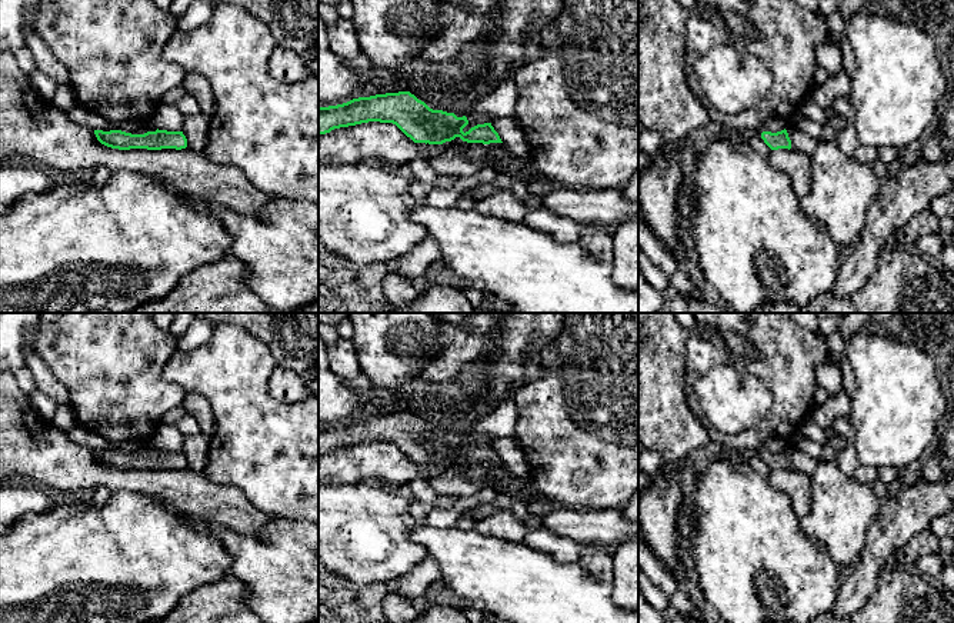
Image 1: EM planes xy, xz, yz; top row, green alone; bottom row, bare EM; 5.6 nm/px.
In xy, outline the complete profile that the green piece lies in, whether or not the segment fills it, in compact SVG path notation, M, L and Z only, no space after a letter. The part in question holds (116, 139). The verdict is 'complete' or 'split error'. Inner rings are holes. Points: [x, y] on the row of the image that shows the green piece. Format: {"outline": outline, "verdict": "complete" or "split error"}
{"outline": "M144 126L137 130L94 130L97 140L111 149L130 150L130 149L176 149L187 147L187 139L183 131L159 130L151 126Z", "verdict": "split error"}

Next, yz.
{"outline": "M788 124L784 130L777 133L763 131L761 139L771 150L791 149L803 151L808 156L813 154L818 141L798 130L794 124Z", "verdict": "split error"}

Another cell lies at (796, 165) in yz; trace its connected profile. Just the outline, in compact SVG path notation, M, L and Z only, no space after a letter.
M778 149L771 150L767 160L775 170L790 177L798 197L808 194L811 183L808 154L791 149Z

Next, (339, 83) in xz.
M318 16L318 107L347 103L361 97L361 79L348 61L334 54L327 26Z

